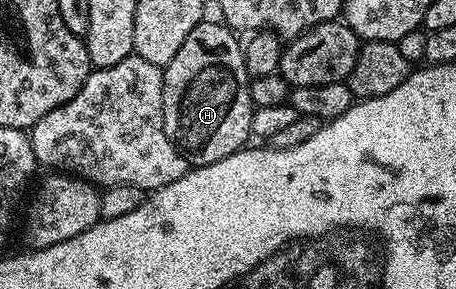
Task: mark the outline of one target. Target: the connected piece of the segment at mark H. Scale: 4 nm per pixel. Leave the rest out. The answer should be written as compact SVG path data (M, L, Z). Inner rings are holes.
M202 21L187 33L179 53L165 64L163 81L163 125L171 142L193 167L211 165L231 153L240 151L251 139L251 117L255 110L249 92L250 75L244 65L243 43L224 22Z

